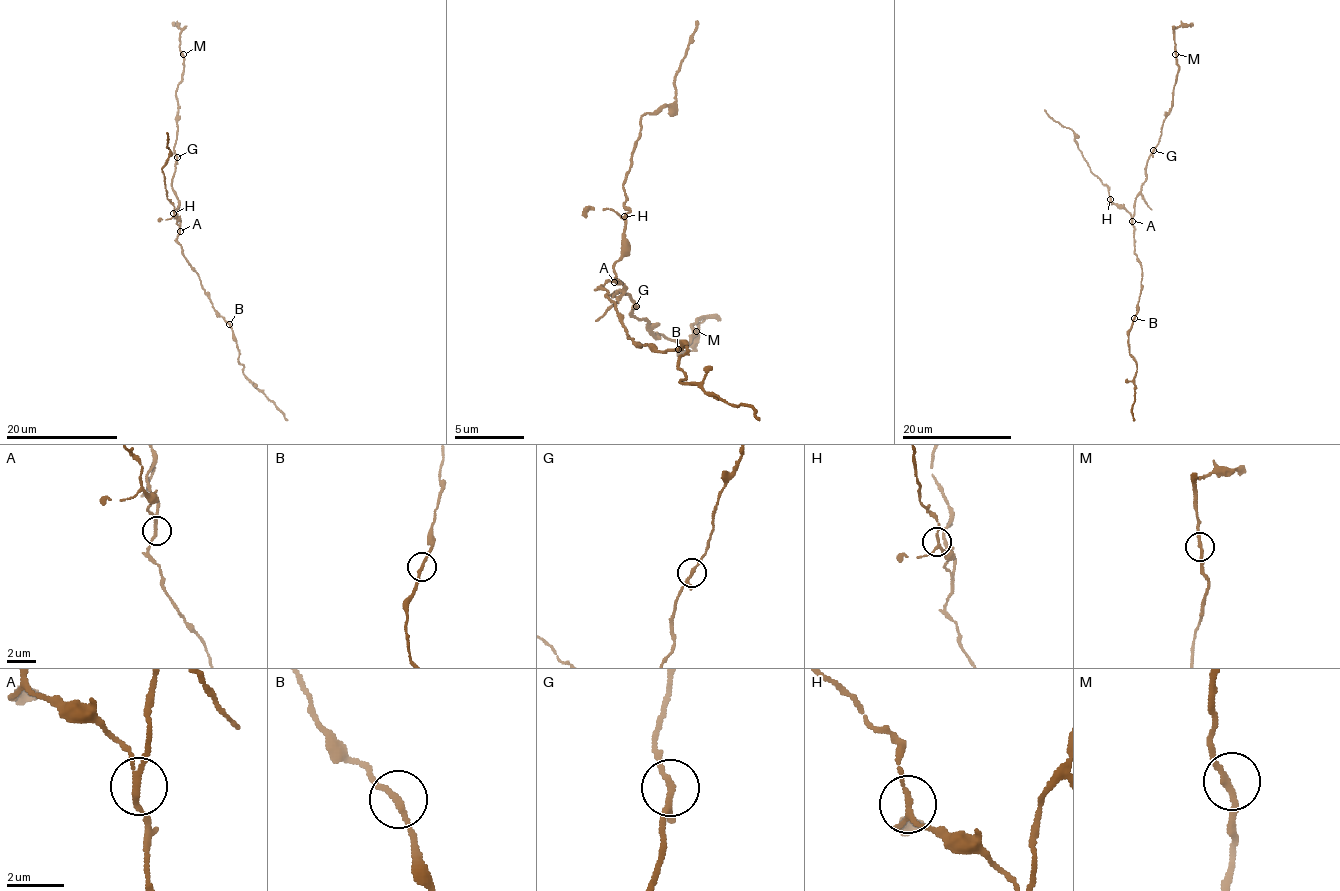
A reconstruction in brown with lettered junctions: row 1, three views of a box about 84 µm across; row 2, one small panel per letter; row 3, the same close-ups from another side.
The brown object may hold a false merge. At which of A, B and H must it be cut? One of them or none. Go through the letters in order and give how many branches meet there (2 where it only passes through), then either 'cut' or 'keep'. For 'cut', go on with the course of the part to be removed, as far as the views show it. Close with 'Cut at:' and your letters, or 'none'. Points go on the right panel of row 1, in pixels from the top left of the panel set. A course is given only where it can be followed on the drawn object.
A: 3 | cut | (1132, 220), (1148, 157), (1158, 143), (1163, 119), (1171, 107), (1178, 70), (1175, 29), (1192, 23)
B: 2 | keep
H: 3 | keep
Cut at: A

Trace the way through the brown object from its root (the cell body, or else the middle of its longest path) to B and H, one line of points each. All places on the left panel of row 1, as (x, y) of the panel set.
B: (179, 229), (176, 242), (182, 254), (198, 274), (212, 308), (229, 324)
H: (179, 229), (173, 213)

